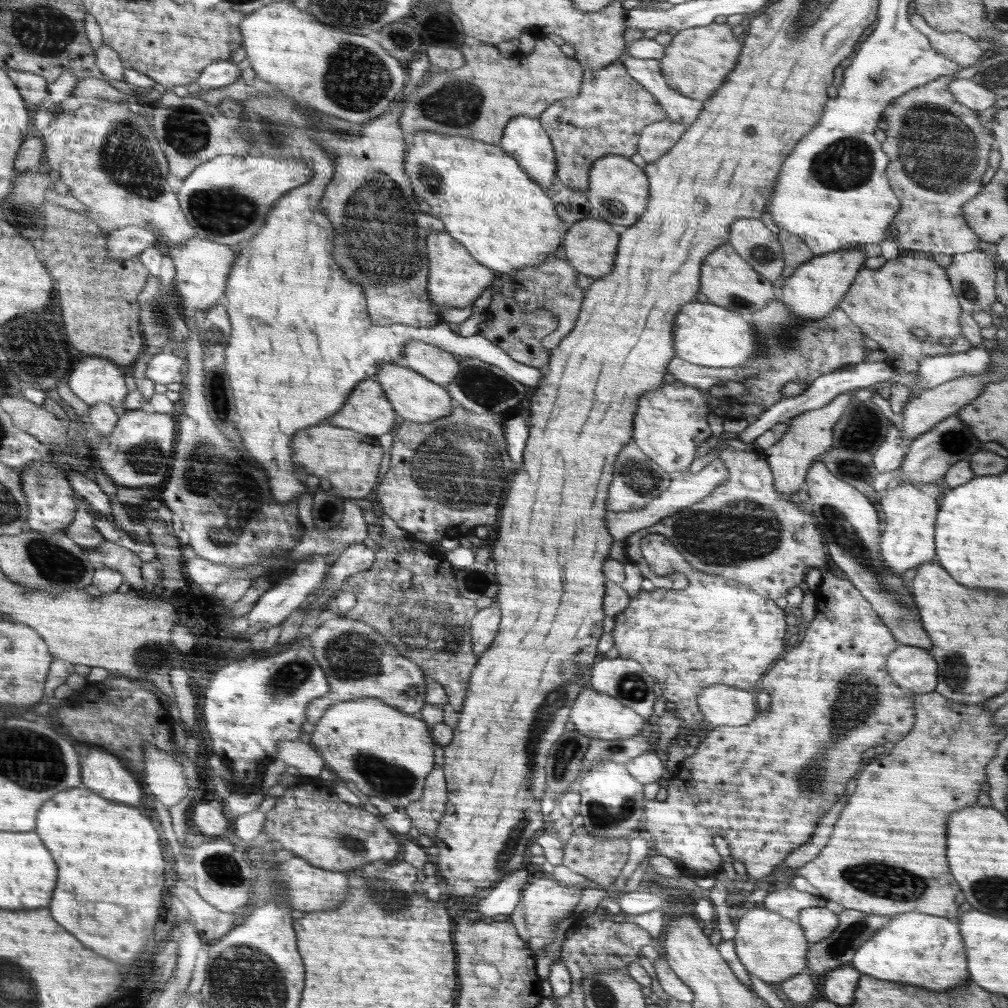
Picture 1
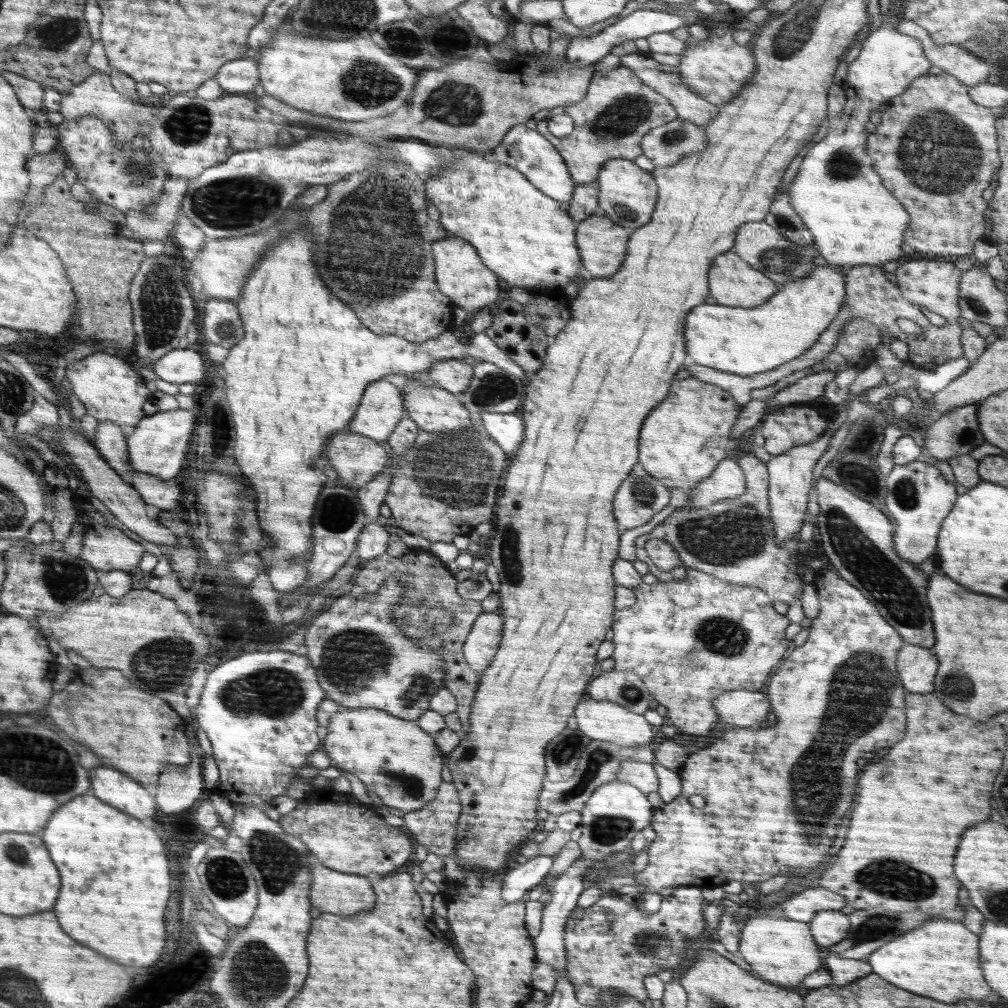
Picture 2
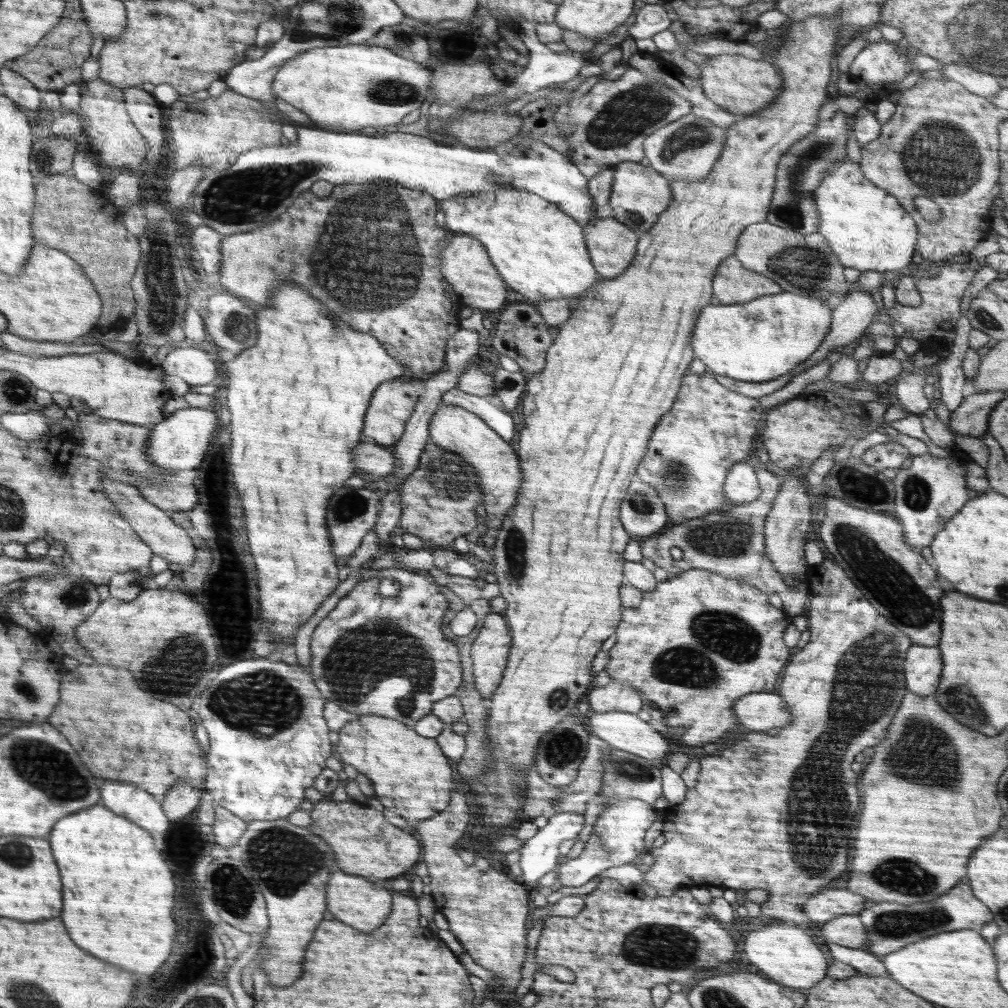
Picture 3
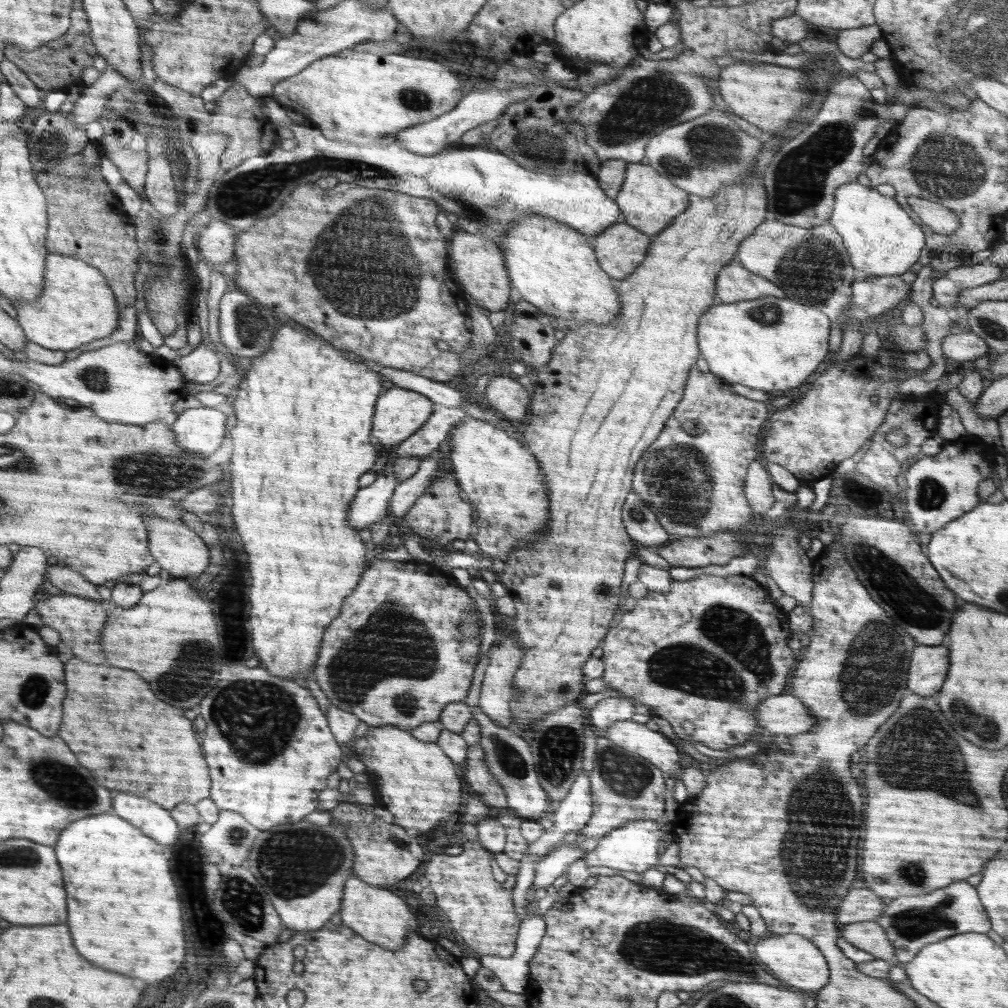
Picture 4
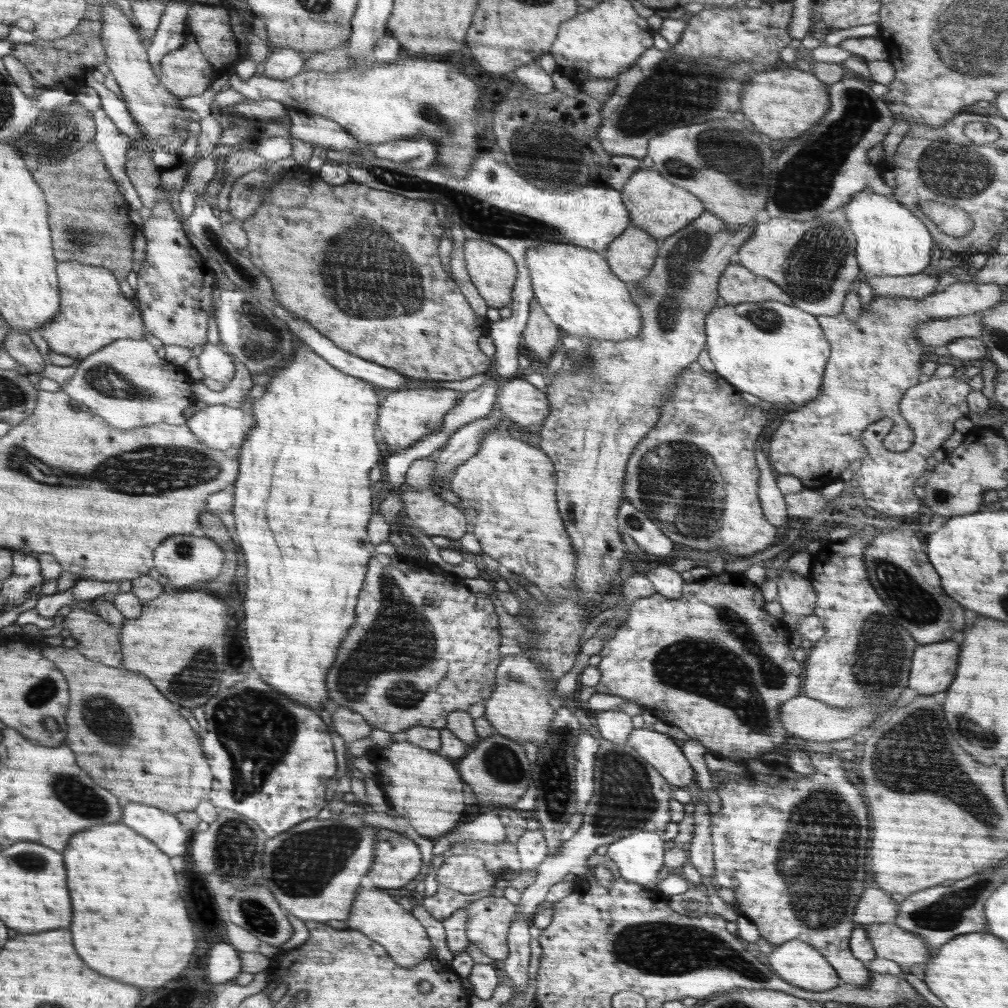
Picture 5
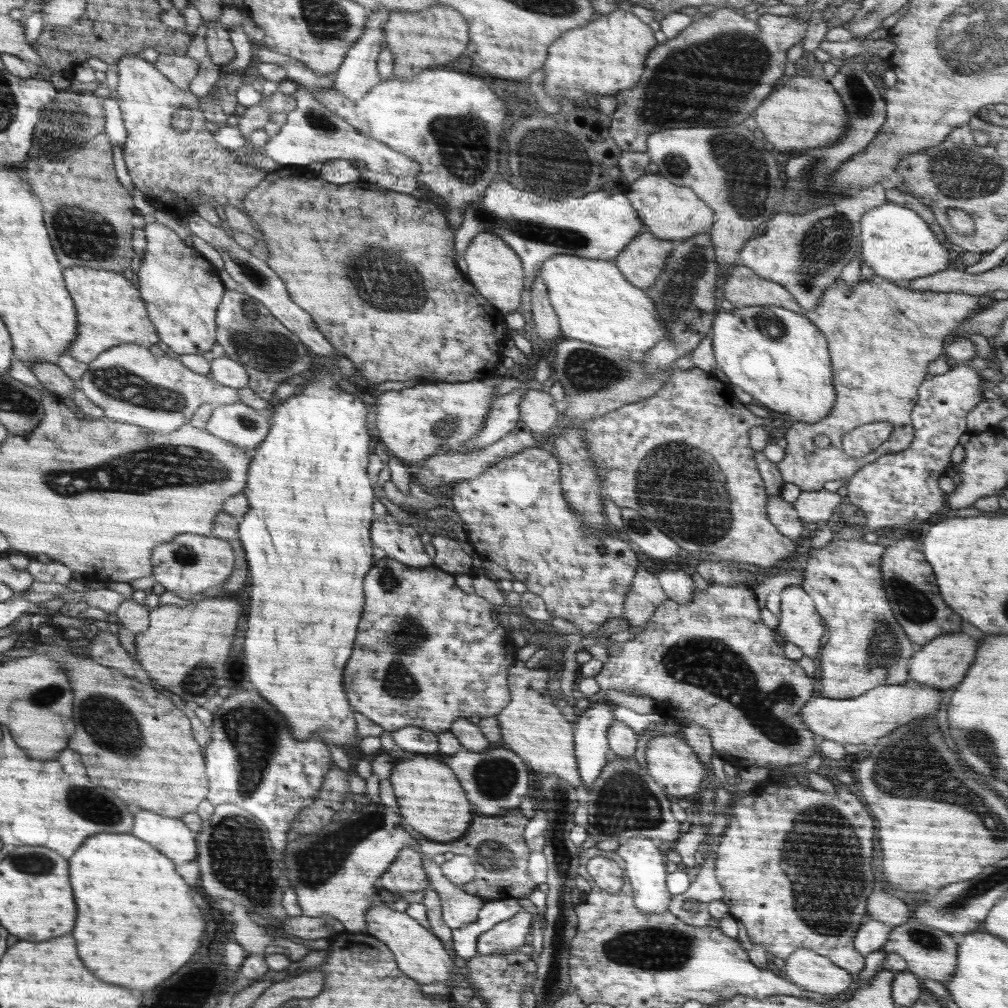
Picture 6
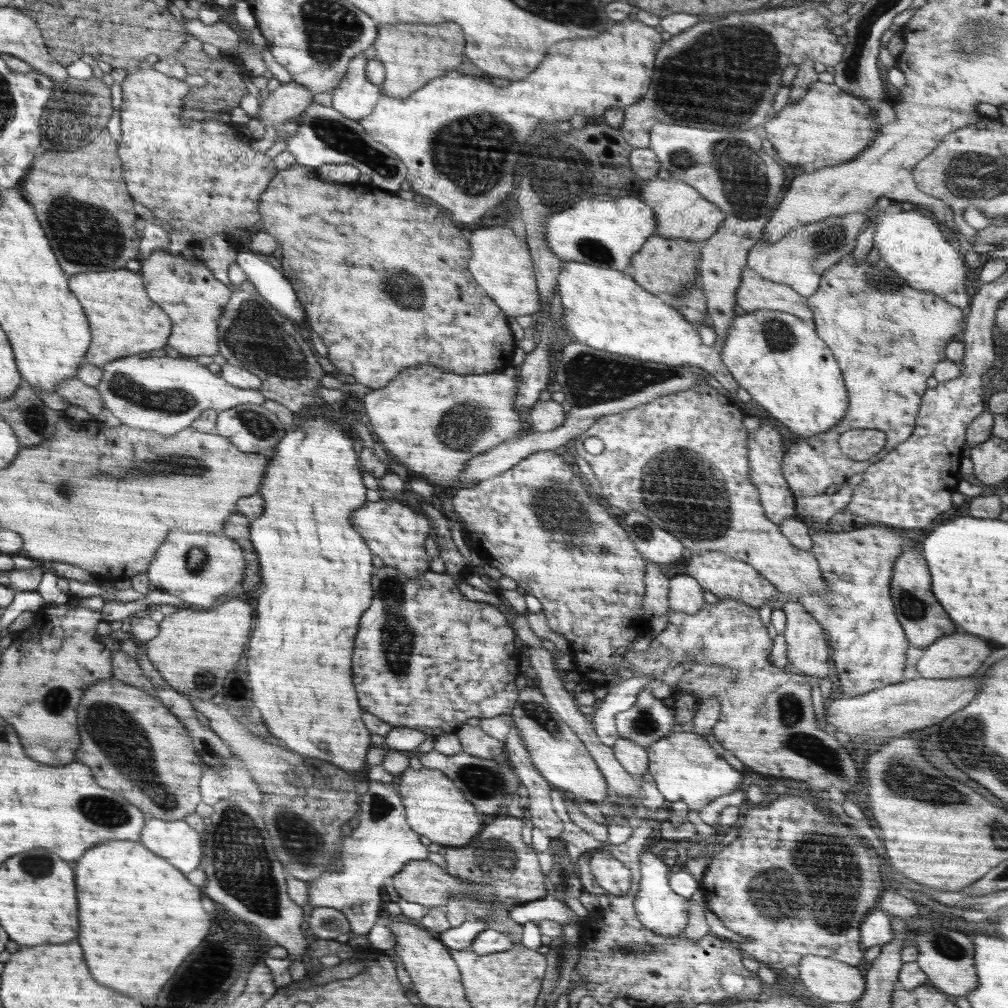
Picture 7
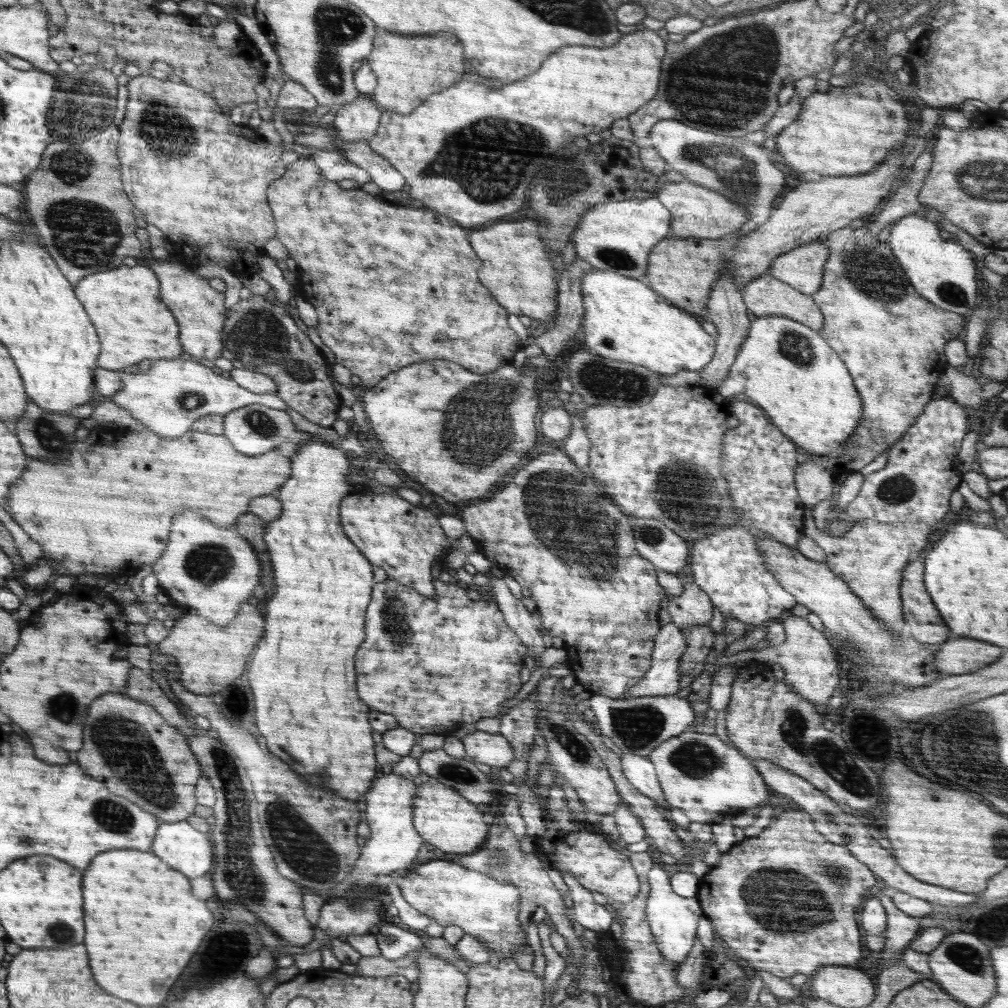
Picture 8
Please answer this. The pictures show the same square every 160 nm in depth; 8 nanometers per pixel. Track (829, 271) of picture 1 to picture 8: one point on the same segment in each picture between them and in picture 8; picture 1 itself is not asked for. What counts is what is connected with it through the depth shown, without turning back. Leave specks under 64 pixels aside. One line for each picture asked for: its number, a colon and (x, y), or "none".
2: (745, 341)
3: (758, 341)
4: (772, 343)
5: (777, 352)
6: (778, 357)
7: (778, 359)
8: (788, 369)

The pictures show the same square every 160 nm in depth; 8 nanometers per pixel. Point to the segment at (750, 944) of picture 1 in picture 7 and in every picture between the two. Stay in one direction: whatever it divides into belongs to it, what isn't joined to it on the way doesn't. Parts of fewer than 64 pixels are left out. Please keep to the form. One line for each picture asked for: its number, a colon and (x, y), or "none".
2: (782, 951)
3: (788, 954)
4: (794, 959)
5: (798, 963)
6: (808, 969)
7: (833, 981)

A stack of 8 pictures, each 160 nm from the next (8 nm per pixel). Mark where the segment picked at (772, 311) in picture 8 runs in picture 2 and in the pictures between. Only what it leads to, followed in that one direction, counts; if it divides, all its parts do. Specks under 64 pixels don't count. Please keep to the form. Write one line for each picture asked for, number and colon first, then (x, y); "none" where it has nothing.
2: (733, 282)
3: (736, 284)
4: (736, 283)
5: (738, 285)
6: (743, 287)
7: (756, 293)

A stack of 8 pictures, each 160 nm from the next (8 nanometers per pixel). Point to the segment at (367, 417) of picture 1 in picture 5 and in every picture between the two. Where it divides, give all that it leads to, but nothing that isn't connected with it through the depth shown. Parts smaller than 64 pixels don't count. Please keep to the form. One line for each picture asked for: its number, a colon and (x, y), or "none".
2: (382, 408)
3: (393, 403)
4: (400, 412)
5: (407, 416)

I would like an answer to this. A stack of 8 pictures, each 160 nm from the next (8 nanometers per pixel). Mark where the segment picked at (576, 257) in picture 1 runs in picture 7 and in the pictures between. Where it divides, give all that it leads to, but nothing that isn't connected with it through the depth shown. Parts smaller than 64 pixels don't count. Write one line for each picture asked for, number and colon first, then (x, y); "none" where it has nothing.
2: (602, 244)
3: (612, 245)
4: (620, 248)
5: (631, 255)
6: (644, 260)
7: (664, 265)

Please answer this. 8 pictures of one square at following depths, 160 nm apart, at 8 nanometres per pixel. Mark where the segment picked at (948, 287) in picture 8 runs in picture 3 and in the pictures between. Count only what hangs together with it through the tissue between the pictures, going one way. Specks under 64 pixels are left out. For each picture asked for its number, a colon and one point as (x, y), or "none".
3: (865, 226)
4: (881, 239)
5: (890, 240)
6: (896, 242)
7: (910, 243)

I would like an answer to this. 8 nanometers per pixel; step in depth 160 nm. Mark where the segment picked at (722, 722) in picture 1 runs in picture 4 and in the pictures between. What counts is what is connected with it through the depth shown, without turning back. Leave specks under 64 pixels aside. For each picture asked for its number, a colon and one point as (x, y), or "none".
2: (743, 708)
3: (761, 712)
4: (784, 714)

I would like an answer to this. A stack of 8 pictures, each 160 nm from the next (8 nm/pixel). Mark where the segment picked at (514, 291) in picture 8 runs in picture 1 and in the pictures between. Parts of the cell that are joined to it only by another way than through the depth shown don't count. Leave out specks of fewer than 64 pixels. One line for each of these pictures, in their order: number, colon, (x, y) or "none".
1: (455, 279)
2: (461, 275)
3: (466, 266)
4: (480, 267)
5: (492, 271)
6: (494, 268)
7: (501, 264)

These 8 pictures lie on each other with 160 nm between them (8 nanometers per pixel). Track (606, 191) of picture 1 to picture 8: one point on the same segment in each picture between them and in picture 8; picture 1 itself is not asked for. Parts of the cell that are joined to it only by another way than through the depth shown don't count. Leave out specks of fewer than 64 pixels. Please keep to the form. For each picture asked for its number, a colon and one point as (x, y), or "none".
2: (628, 194)
3: (639, 195)
4: (649, 201)
5: (655, 204)
6: (673, 212)
7: (681, 213)
8: (696, 211)

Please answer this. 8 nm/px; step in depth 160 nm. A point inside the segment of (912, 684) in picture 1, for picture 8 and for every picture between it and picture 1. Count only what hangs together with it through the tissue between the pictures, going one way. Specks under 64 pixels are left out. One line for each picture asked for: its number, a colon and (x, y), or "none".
2: (917, 666)
3: (923, 666)
4: (929, 667)
5: (933, 667)
6: (943, 663)
7: (958, 655)
8: (958, 656)

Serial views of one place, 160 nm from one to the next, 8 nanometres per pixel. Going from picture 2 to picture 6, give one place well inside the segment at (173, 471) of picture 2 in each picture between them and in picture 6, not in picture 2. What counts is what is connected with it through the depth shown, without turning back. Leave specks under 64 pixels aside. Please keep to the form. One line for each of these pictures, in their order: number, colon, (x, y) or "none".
3: (179, 442)
4: (202, 430)
5: (219, 426)
6: (244, 427)

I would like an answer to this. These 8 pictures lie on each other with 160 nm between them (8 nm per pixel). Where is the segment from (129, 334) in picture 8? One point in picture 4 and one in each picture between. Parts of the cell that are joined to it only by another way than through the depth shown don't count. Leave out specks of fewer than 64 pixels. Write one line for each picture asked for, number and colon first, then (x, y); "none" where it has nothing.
4: (76, 306)
5: (94, 313)
6: (110, 312)
7: (125, 319)

